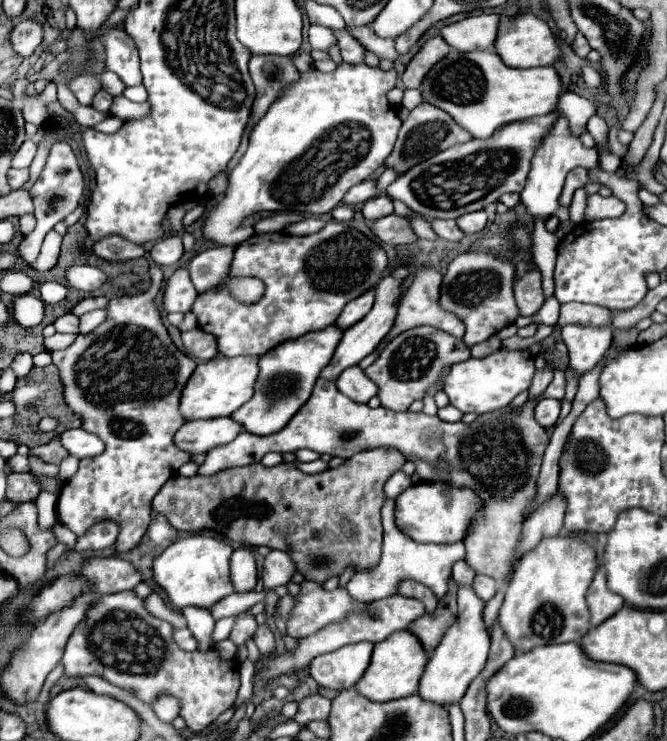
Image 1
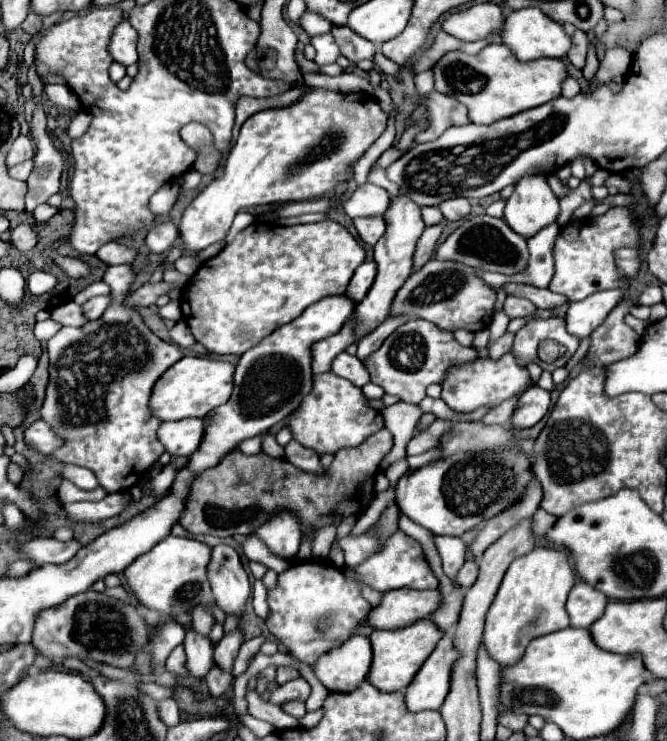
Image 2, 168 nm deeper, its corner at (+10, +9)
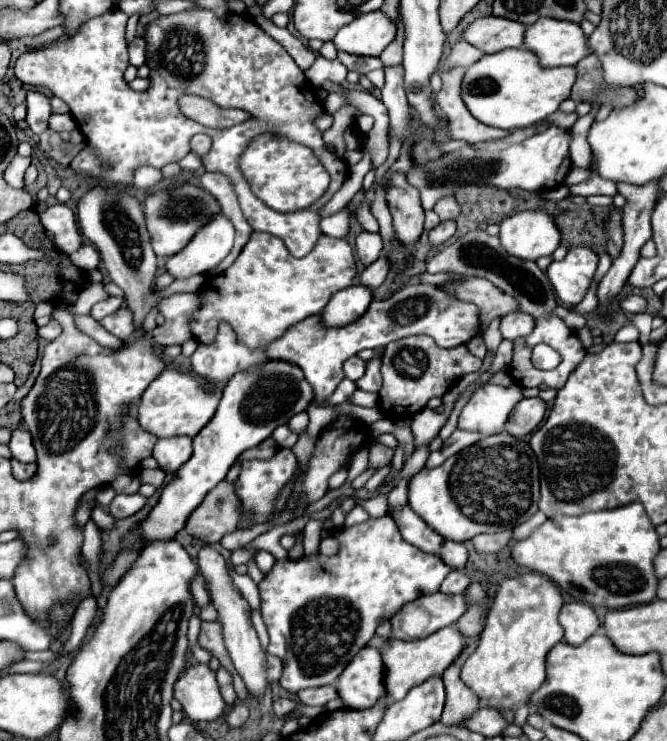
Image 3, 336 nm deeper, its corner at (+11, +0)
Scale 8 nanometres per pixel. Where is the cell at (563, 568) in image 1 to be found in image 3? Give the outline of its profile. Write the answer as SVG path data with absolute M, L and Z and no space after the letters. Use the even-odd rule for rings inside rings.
M540 573L518 575L502 583L478 647L460 671L462 681L476 693L482 705L498 711L514 709L520 703L528 703L532 693L540 689L546 679L546 655L564 639L564 629L558 623L562 603L558 587Z

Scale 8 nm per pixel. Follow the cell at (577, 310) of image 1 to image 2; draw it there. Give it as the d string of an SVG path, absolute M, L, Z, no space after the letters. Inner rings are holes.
M505 284L507 294L515 294L515 296L523 296L527 300L531 300L537 308L559 308L563 304L567 304L567 298L563 294L553 294L551 290L541 290L541 288L533 288L533 286L525 286L525 284Z

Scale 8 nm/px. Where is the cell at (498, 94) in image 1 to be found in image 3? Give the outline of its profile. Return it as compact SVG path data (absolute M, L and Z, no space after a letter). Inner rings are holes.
M504 49L494 55L484 55L478 63L474 63L462 81L462 99L468 107L468 111L482 123L498 129L520 129L530 127L538 123L540 119L552 115L558 105L570 97L570 89L576 81L576 67L542 67L532 55L532 51L526 49Z

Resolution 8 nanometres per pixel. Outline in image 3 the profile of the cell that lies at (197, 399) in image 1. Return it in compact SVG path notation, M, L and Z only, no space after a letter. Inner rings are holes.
M166 369L154 379L138 405L138 423L156 437L196 437L200 429L212 419L220 401L220 391L202 387L192 375L180 373L176 369Z

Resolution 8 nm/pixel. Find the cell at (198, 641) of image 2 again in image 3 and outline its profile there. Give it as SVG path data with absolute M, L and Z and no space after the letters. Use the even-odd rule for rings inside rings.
M190 665L176 681L174 697L194 723L216 721L226 715L226 703L218 691L216 673L208 665Z

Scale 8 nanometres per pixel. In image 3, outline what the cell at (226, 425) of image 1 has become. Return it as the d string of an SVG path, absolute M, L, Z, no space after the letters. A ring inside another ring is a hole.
M172 437L158 439L154 445L152 457L158 461L158 467L166 473L174 473L180 469L192 455L192 439L190 437Z

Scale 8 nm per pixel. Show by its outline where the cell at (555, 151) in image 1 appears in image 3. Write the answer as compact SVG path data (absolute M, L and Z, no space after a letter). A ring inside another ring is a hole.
M520 211L500 225L500 245L518 259L536 261L552 255L560 243L560 231L544 211Z

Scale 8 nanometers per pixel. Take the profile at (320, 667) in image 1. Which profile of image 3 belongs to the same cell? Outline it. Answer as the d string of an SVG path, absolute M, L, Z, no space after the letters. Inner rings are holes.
M364 647L334 683L340 699L350 709L368 709L386 697L384 661L378 649Z

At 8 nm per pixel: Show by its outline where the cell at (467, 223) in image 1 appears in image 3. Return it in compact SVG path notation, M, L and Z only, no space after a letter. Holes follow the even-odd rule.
M448 197L448 199L440 199L440 203L436 203L434 211L438 213L438 217L442 221L446 219L456 219L460 215L460 205L456 201L456 197Z

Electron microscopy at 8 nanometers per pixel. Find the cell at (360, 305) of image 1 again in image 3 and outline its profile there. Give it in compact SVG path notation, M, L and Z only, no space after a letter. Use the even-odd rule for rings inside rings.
M380 255L372 265L368 265L368 267L362 271L360 283L362 283L362 285L368 285L368 287L372 287L372 289L376 289L376 287L380 287L380 285L384 283L388 271L390 271L388 257L386 257L386 255Z

